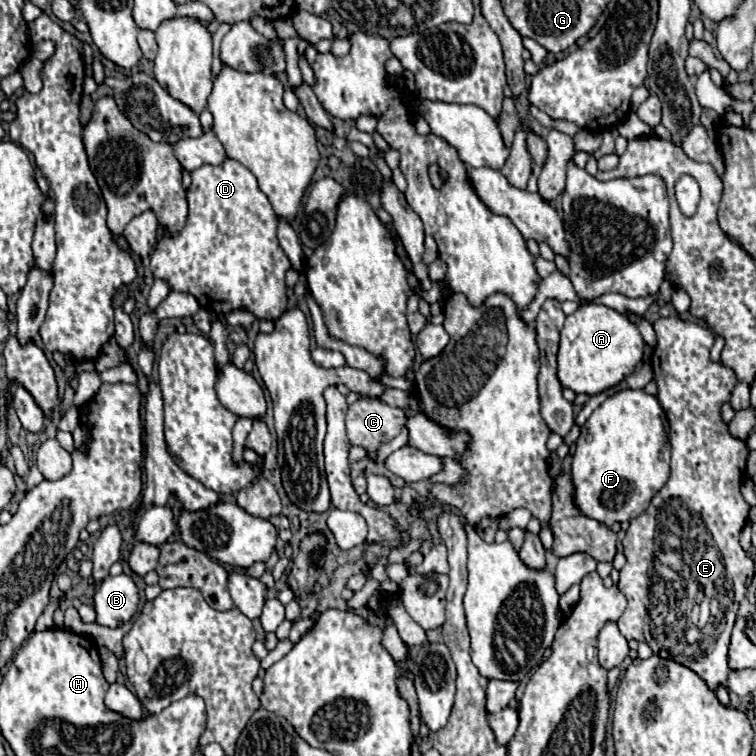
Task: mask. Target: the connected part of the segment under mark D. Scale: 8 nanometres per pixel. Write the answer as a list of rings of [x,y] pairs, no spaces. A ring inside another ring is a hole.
[[[226,159],[220,165],[202,165],[192,171],[192,183],[186,191],[186,199],[186,225],[176,235],[164,235],[151,255],[150,268],[154,277],[168,281],[172,291],[192,293],[200,307],[210,313],[226,315],[236,309],[246,309],[258,319],[276,321],[288,307],[284,275],[292,265],[274,235],[276,213],[268,197],[258,189],[256,177],[234,159]]]

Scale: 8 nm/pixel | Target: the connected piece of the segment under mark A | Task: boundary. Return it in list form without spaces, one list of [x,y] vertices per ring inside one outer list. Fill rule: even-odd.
[[[580,305],[578,311],[566,317],[566,323],[560,331],[560,349],[558,349],[558,379],[562,387],[572,389],[574,393],[598,395],[620,381],[624,381],[642,359],[644,339],[638,333],[638,327],[630,323],[618,311],[606,305]]]

